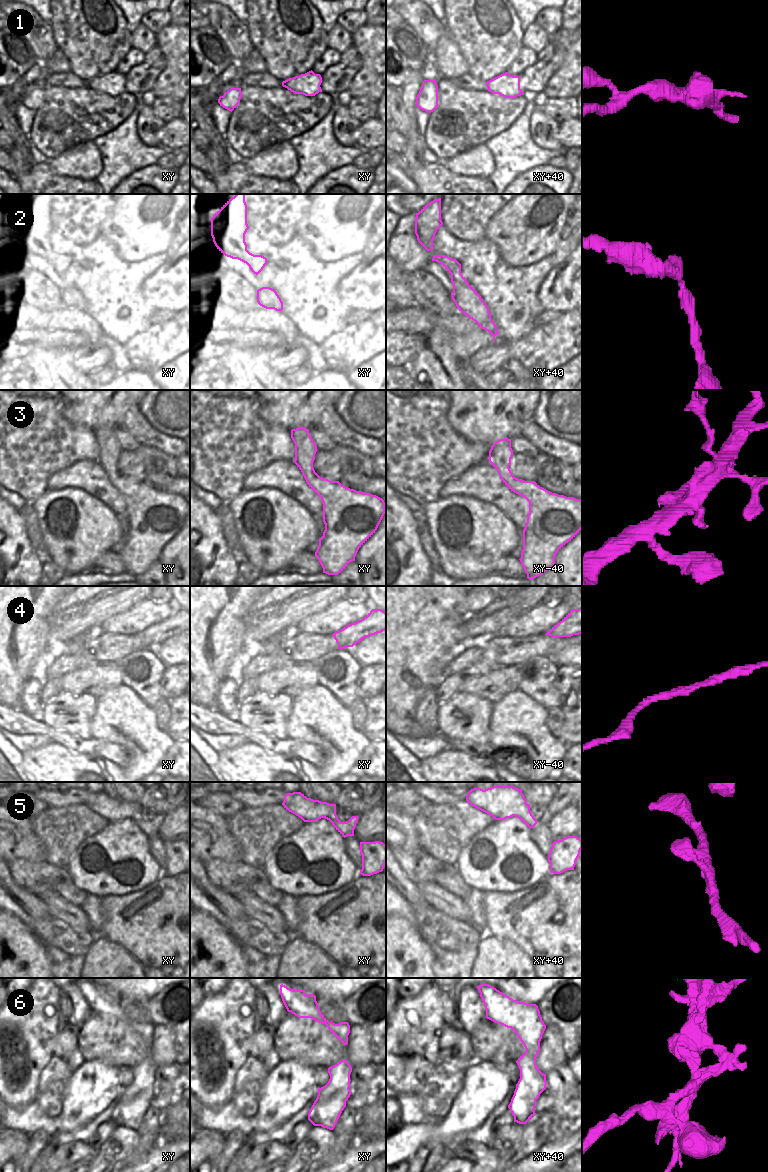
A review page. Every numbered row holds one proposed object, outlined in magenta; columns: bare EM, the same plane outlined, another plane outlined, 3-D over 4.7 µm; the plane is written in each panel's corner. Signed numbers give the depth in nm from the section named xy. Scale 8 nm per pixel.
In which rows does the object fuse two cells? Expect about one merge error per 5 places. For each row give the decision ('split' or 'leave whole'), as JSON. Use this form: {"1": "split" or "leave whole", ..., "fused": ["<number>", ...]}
{"1": "leave whole", "2": "leave whole", "3": "leave whole", "4": "leave whole", "5": "leave whole", "6": "split", "fused": ["6"]}

